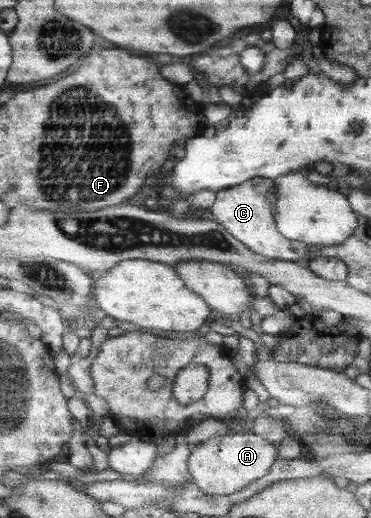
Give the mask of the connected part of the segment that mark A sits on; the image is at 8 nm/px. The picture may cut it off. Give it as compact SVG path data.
M255 432L221 435L194 446L190 470L194 480L209 495L227 495L247 489L255 481L271 473L271 468L280 458L277 445Z

